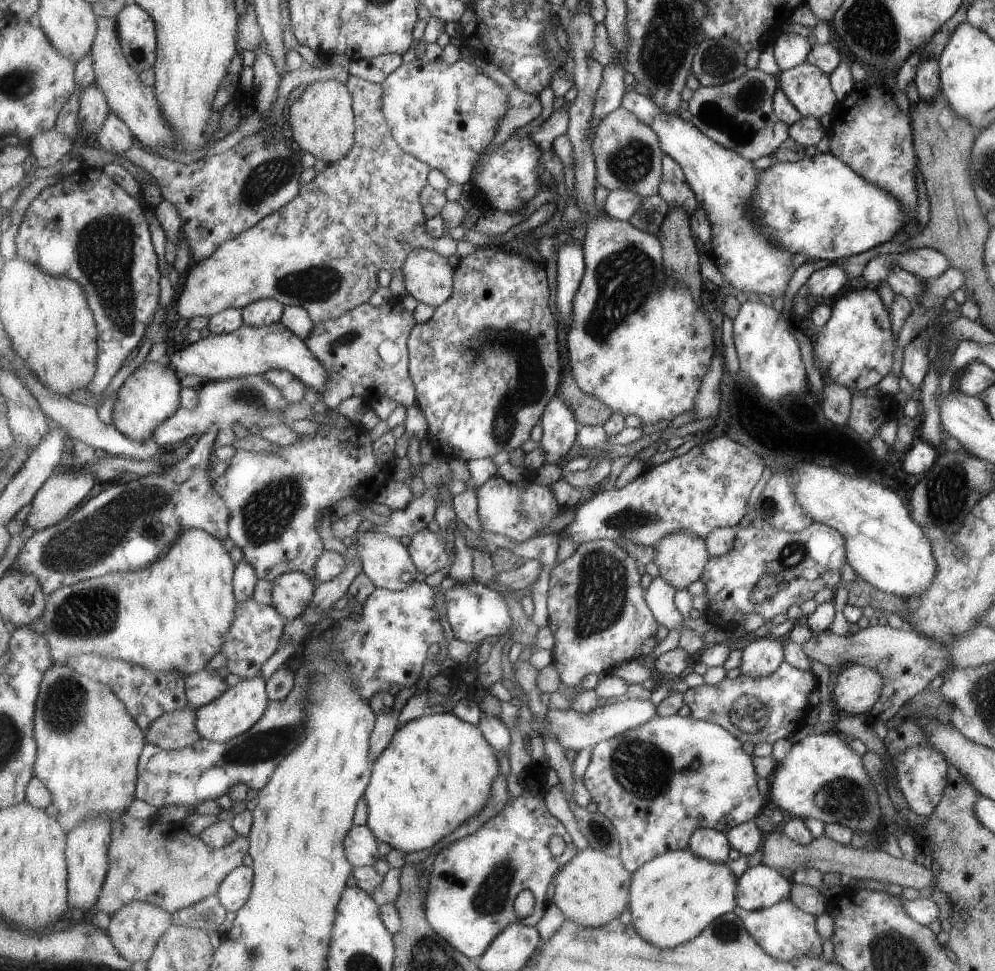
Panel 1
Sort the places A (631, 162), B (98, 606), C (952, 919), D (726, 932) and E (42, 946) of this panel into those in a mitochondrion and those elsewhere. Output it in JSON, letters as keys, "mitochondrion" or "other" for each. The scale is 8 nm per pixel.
{"A":"mitochondrion","B":"mitochondrion","C":"other","D":"mitochondrion","E":"other"}

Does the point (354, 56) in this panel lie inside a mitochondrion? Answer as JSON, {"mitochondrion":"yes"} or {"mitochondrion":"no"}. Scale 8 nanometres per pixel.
{"mitochondrion":"no"}

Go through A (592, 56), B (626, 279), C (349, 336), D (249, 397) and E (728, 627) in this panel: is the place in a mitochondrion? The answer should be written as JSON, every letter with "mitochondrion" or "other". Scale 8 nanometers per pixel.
{"A":"other","B":"mitochondrion","C":"mitochondrion","D":"mitochondrion","E":"other"}

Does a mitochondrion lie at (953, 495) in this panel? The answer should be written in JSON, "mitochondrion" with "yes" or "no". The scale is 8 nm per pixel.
{"mitochondrion":"yes"}

